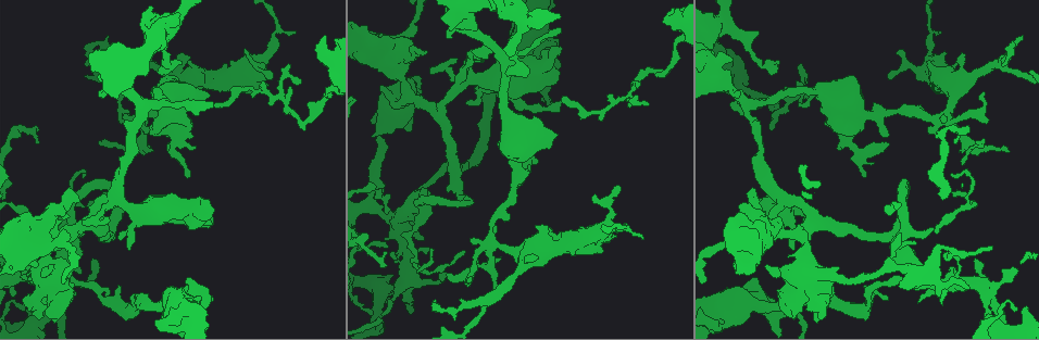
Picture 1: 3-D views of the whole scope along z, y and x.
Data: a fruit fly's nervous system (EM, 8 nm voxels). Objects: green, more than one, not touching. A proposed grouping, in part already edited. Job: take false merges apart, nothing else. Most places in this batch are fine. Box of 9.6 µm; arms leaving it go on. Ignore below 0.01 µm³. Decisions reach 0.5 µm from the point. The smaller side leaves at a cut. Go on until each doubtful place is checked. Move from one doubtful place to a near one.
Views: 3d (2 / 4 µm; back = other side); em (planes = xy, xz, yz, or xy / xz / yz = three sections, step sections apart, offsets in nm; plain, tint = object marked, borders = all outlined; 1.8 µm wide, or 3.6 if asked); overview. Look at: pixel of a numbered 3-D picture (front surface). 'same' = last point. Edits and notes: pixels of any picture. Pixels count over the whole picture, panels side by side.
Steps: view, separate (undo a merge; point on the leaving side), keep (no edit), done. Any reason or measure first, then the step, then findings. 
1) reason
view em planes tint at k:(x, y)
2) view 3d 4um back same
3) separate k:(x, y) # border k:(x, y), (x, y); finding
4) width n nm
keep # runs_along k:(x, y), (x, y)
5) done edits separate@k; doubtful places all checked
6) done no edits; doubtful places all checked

thick turns thin
view em yz step 8 tint at 1:(404, 285)

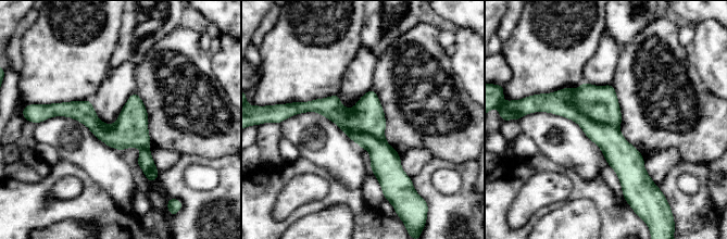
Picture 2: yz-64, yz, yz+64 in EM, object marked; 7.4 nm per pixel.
keep # runs_along 2:(544, 103), (573, 103), (643, 174); all the same neuron

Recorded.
abrupt turn
view 3d 2um at 1:(397, 218)

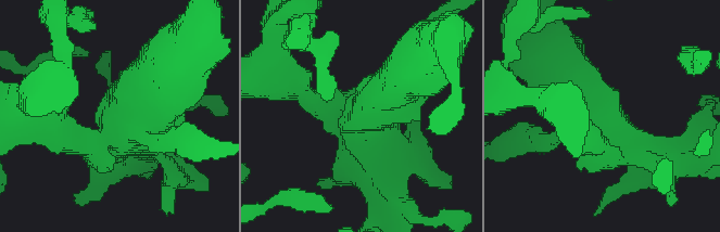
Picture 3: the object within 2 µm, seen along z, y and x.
view em 3.6um planes tint at 3:(113, 140)

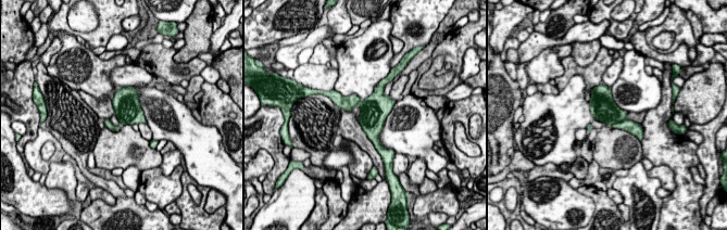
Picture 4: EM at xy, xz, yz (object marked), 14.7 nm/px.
width 380 nm
keep # continuous, no second neuron

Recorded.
sudden change in width
view em yz step 8 tint at 1:(715, 23)

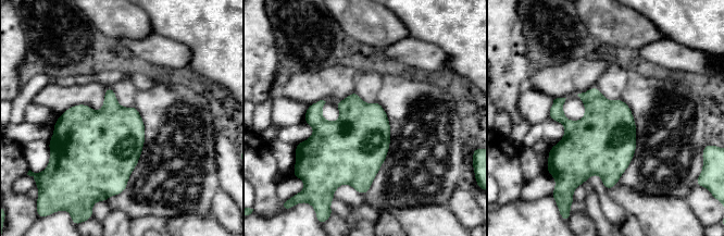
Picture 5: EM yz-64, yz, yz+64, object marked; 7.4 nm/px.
keep # continuous, no second neuron

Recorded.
three arms meet
view em xz step 8 tint at 1:(799, 96)

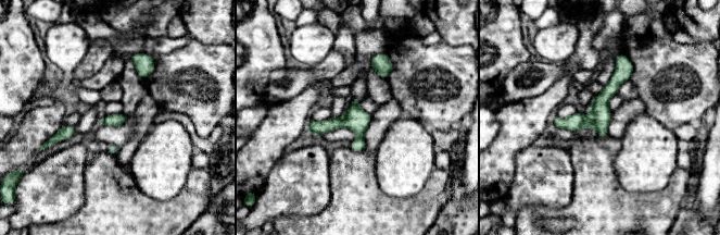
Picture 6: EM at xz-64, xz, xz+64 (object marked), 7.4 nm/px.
view em xy step 4 tint same

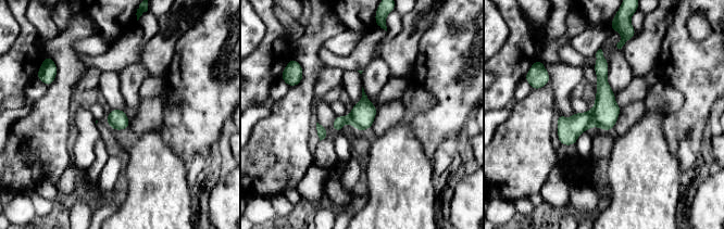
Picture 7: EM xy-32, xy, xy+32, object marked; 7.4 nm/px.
keep # runs_along 7:(599, 53), (601, 105), (563, 142); continuous, no second neuron

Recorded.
looks like a crossing
view em xy step 8 tint at 1:(40, 240)

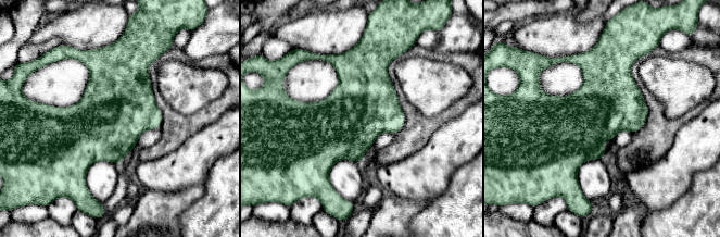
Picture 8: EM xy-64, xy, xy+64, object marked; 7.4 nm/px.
width 460 nm
keep # continuous, no second neuron

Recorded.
done no edits; doubtful places all checked

